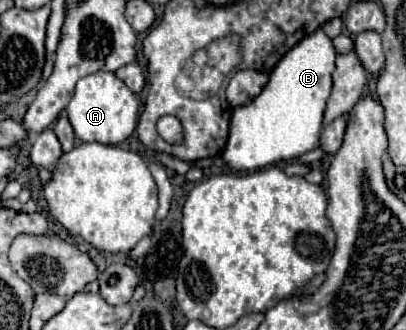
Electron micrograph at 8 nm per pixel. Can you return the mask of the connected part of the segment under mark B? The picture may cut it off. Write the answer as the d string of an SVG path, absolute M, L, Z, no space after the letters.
M322 27L284 53L272 69L262 93L252 99L252 103L234 109L222 159L236 171L254 171L316 149L324 107L332 87L330 75L334 71L334 59L336 51L332 39Z

